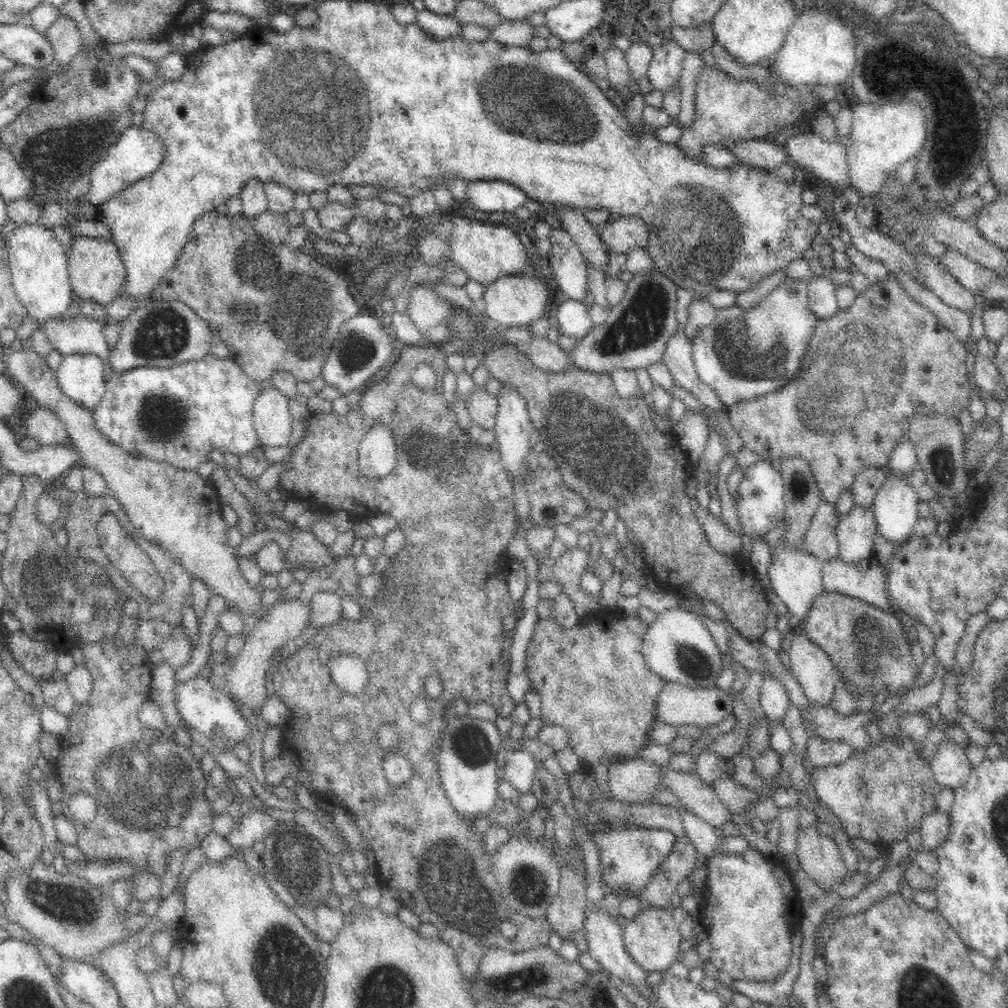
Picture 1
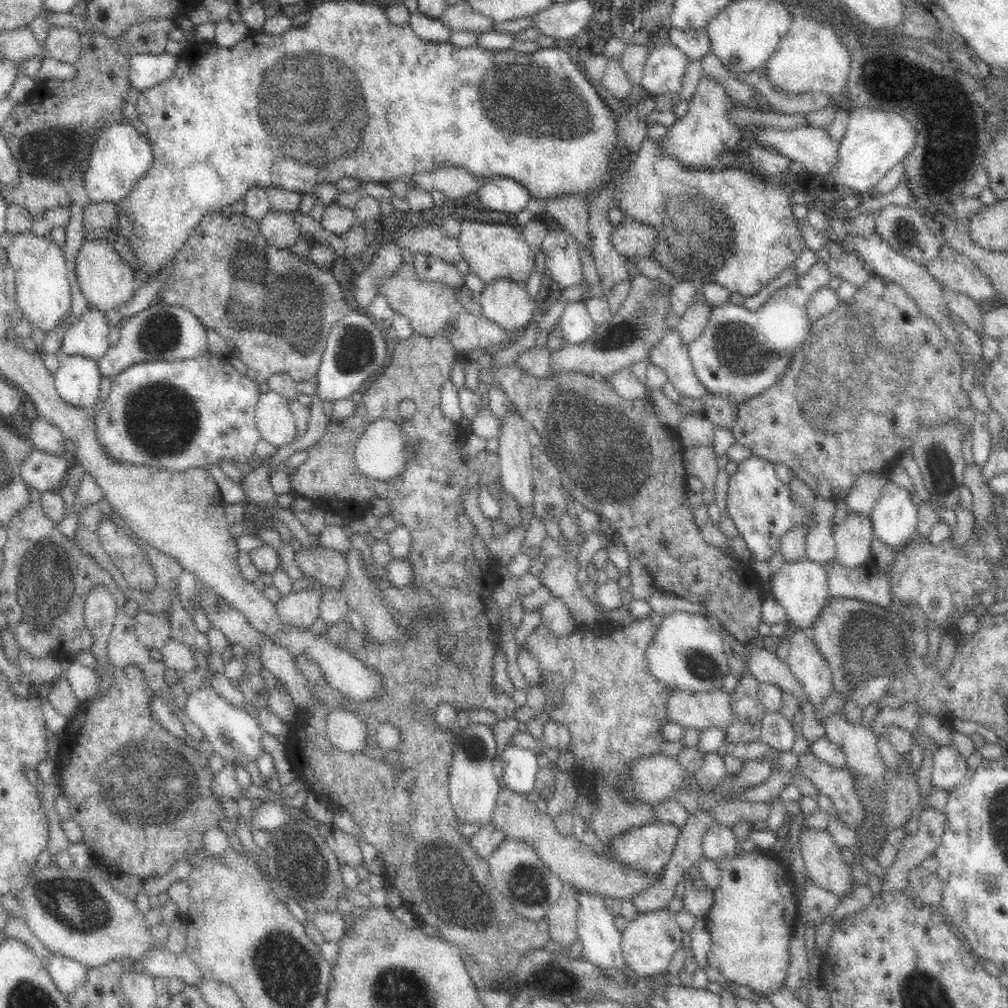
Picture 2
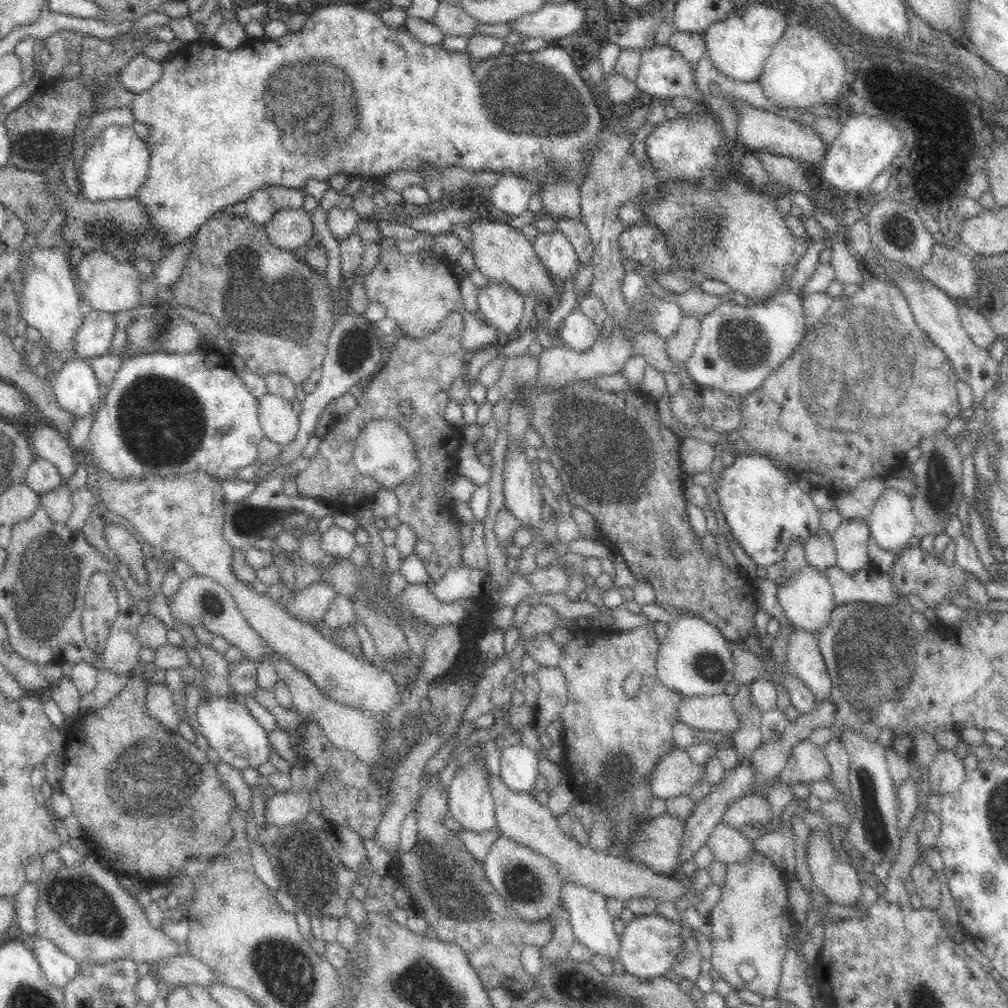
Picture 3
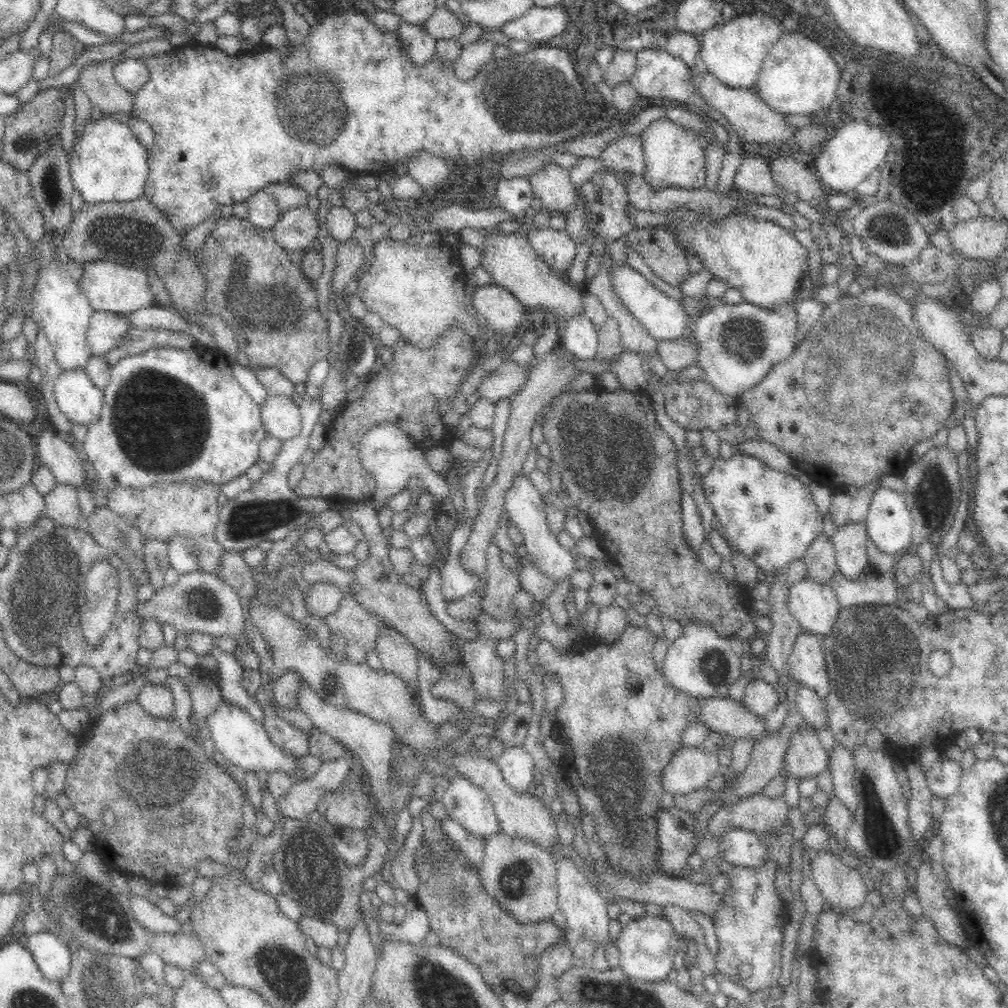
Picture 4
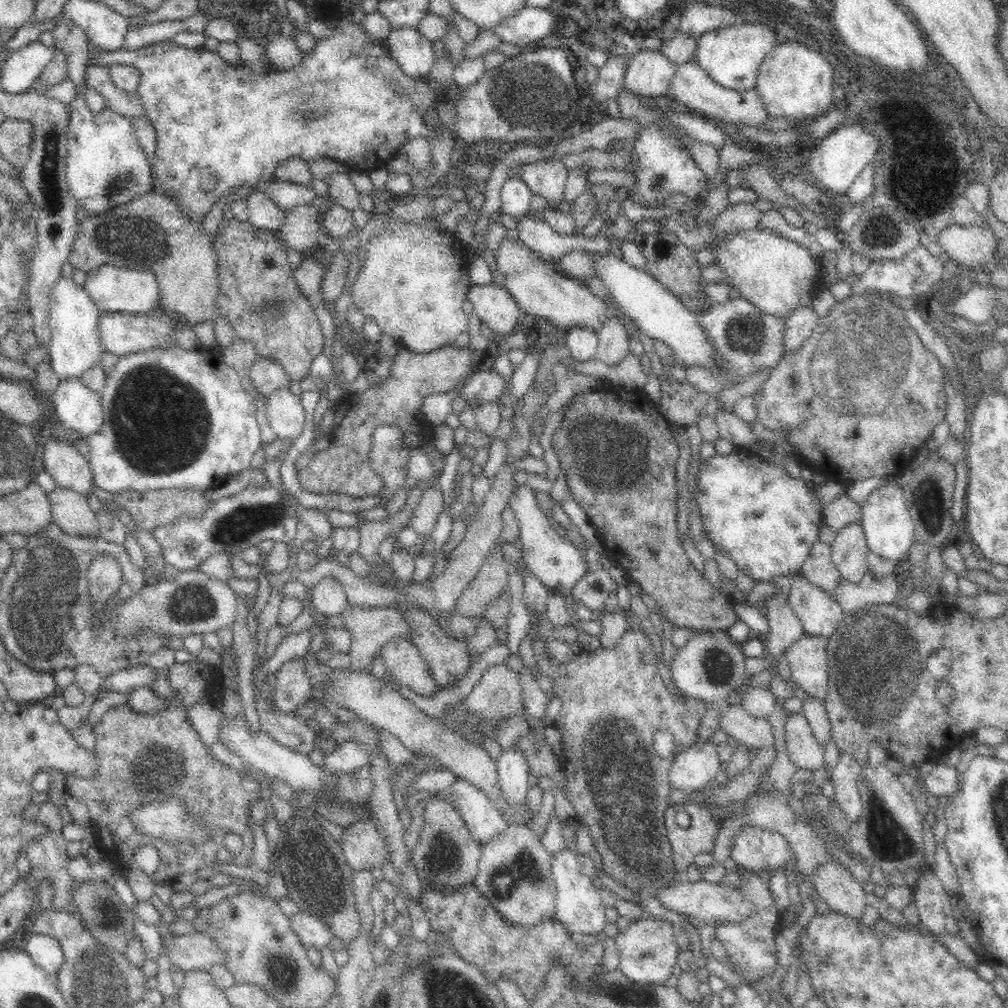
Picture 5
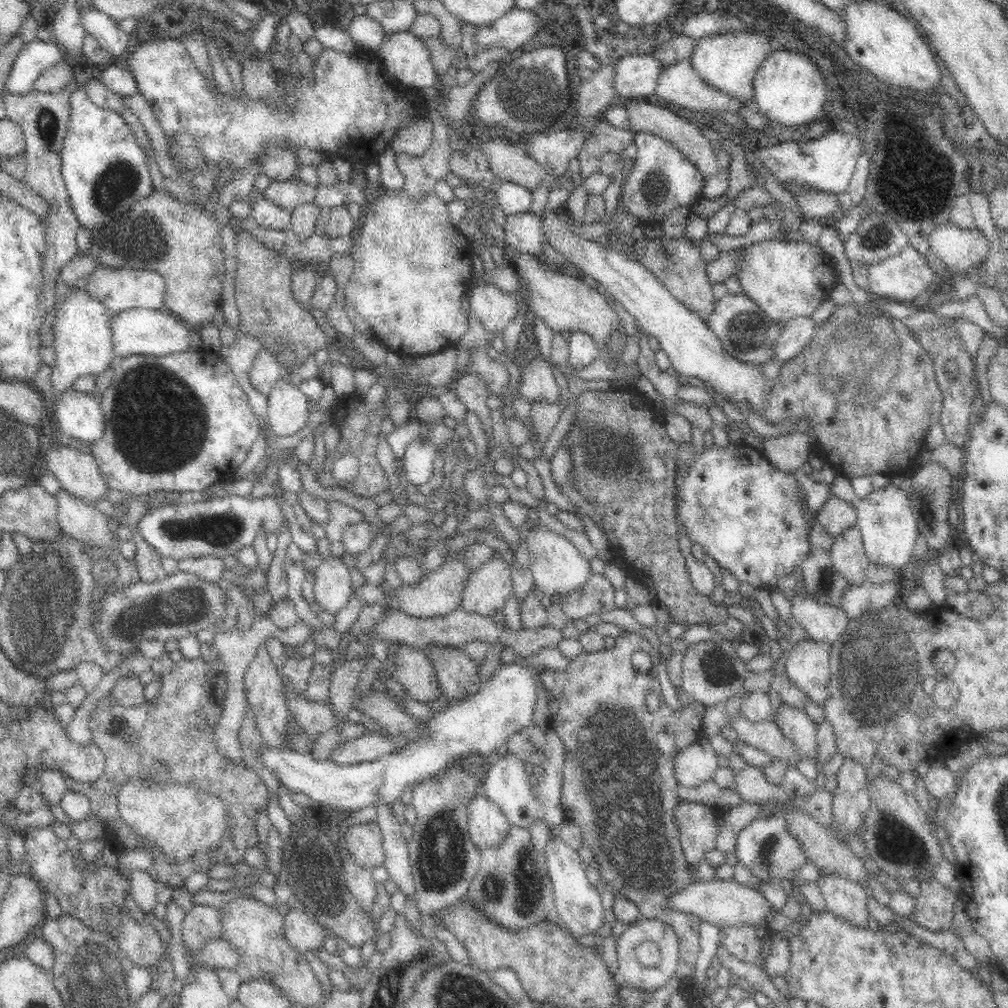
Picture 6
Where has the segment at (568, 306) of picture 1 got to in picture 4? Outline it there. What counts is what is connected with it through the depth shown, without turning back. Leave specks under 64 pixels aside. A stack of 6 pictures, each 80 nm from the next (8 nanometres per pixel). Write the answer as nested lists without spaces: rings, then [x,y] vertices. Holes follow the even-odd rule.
[[[584,314],[570,316],[561,336],[561,344],[579,360],[589,360],[598,348],[597,328]]]

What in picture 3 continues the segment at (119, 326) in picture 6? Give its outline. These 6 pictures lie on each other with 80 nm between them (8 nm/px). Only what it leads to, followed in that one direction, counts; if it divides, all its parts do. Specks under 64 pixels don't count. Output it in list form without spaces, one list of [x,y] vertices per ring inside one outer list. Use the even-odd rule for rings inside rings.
[[[86,309],[80,326],[76,328],[72,349],[77,356],[93,359],[108,352],[116,330],[114,315],[109,312]]]

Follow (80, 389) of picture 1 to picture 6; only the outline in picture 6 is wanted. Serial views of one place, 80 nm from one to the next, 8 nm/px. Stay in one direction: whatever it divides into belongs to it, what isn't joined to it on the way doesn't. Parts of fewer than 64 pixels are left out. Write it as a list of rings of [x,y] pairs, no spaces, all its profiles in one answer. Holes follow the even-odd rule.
[[[73,386],[64,388],[60,392],[60,396],[58,396],[54,407],[55,415],[63,432],[68,434],[70,438],[94,444],[104,434],[105,428],[103,410],[99,401],[98,397],[90,392],[76,390]]]

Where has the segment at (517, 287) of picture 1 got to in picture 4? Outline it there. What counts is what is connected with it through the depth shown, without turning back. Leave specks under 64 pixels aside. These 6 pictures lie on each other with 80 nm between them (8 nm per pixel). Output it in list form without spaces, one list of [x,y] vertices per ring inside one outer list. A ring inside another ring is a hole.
[[[490,283],[478,287],[473,295],[477,316],[491,332],[501,333],[506,339],[517,331],[526,308],[507,288]]]

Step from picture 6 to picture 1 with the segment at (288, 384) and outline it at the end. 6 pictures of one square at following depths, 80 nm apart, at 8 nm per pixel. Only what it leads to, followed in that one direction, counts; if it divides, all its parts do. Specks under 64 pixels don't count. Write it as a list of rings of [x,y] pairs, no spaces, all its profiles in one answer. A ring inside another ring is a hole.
[[[274,386],[263,387],[260,390],[252,408],[252,427],[260,445],[266,448],[283,448],[288,445],[292,434],[291,404],[293,400]]]

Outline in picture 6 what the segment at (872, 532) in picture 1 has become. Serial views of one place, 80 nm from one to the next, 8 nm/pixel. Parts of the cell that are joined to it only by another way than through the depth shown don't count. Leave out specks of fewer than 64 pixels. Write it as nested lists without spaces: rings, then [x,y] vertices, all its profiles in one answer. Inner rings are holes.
[[[852,526],[839,535],[830,549],[835,571],[849,584],[859,585],[867,579],[868,557],[864,551],[862,534],[858,526]]]

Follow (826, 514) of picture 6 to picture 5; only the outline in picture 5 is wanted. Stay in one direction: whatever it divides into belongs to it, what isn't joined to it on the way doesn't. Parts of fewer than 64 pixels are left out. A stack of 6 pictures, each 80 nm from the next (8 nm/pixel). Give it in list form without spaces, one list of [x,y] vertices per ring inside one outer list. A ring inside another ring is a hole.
[[[838,495],[830,504],[823,508],[823,526],[828,526],[834,533],[850,524],[862,520],[862,506],[864,502],[855,502],[848,495]]]

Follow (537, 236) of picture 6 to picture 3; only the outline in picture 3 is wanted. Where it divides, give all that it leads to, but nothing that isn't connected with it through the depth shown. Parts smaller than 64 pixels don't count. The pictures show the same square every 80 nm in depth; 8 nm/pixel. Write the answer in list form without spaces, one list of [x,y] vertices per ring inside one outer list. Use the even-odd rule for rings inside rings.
[[[562,231],[540,232],[533,247],[553,281],[564,285],[574,280],[580,267],[579,258]]]

